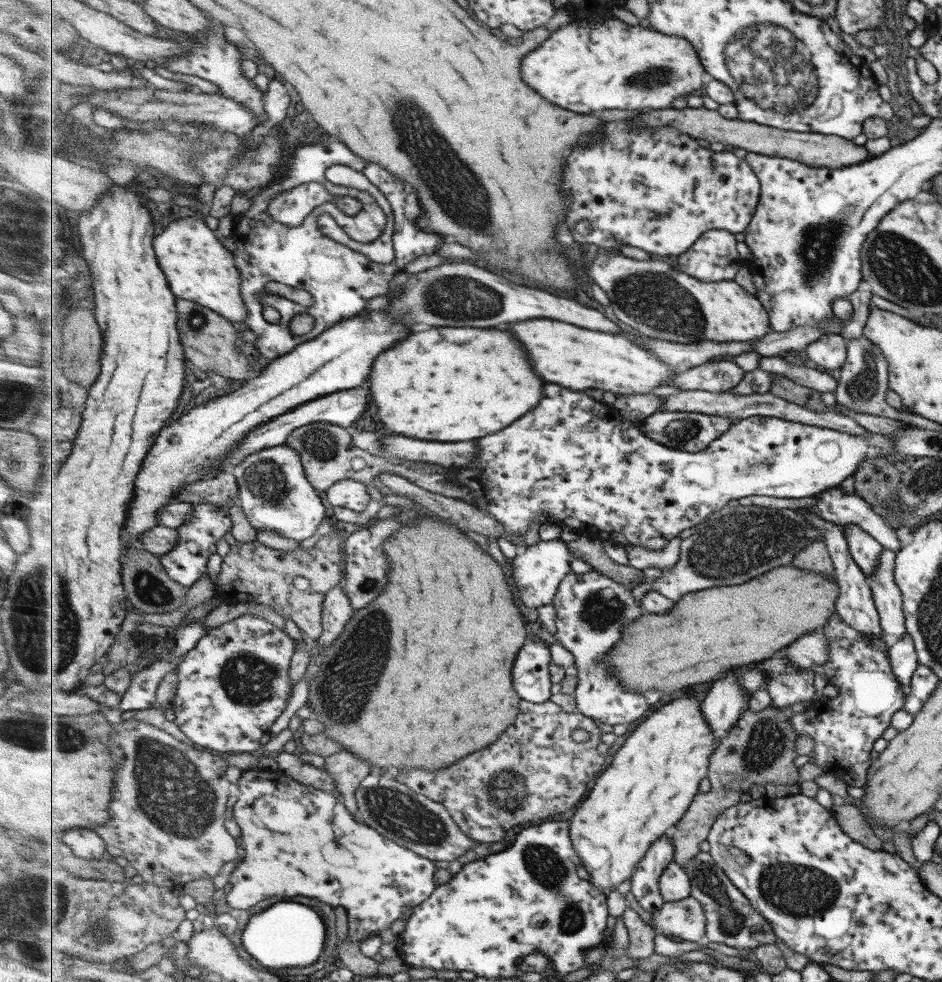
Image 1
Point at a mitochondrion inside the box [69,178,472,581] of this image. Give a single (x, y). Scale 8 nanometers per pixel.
(266, 480)

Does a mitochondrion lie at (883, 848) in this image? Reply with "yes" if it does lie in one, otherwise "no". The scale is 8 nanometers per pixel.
no

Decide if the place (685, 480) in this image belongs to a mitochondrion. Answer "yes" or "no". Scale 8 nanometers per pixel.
no

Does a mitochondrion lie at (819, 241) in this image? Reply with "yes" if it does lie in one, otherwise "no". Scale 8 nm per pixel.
yes

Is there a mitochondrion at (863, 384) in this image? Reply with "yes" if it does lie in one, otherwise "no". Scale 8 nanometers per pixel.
yes

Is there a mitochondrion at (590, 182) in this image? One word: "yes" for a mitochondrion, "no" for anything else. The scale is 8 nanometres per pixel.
yes

